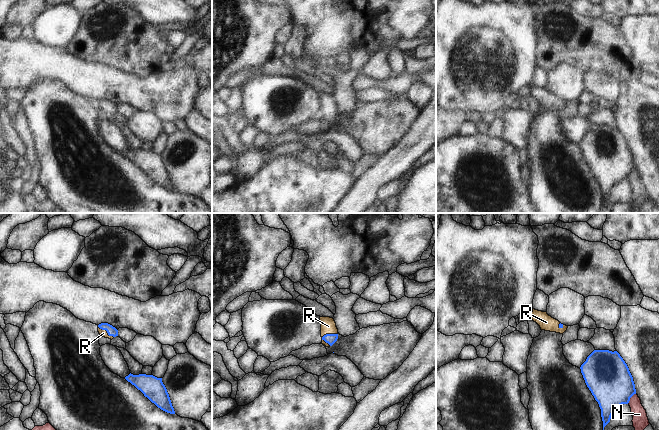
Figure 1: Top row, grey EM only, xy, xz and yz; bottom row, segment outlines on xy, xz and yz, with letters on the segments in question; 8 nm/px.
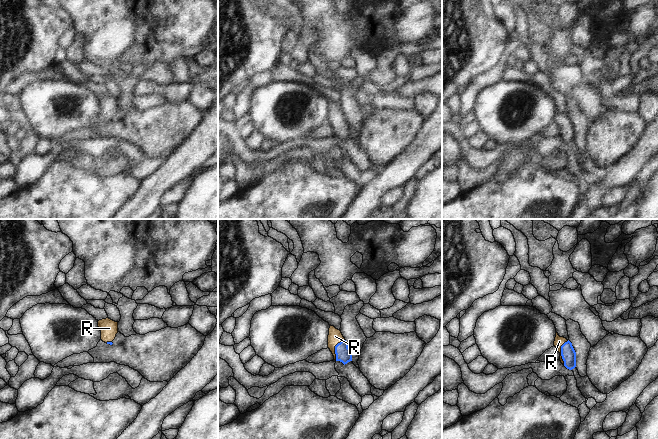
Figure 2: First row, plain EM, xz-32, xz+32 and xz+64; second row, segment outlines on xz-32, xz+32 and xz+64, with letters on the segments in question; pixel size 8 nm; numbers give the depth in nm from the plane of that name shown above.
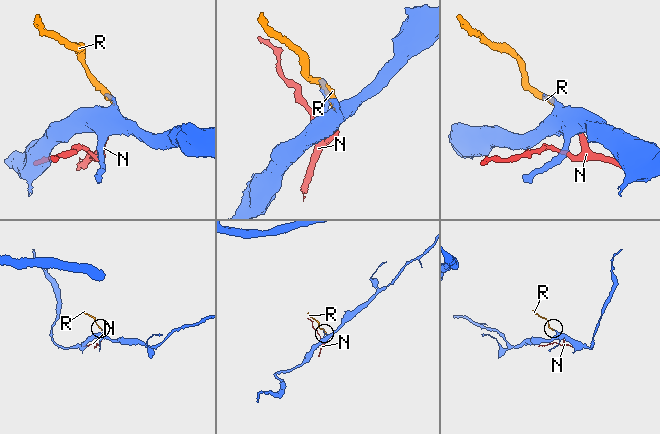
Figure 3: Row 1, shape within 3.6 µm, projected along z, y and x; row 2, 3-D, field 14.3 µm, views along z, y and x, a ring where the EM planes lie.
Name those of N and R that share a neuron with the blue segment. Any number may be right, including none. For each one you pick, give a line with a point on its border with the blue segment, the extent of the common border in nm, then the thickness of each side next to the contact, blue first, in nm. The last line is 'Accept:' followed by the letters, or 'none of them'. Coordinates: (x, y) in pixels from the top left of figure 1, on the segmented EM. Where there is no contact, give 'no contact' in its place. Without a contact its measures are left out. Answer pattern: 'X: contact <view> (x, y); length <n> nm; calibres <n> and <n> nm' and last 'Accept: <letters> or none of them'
R: contact xy (106, 330); length 160 nm; calibres 80 and 50 nm
Accept: R

